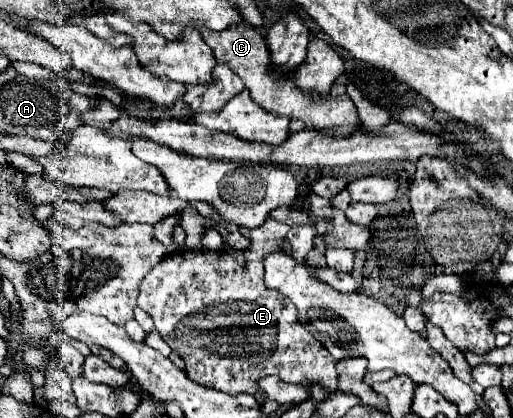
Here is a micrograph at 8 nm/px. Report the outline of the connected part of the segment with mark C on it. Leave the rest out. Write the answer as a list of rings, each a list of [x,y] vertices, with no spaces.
[[[243,21],[241,25],[233,25],[227,31],[221,33],[211,33],[207,35],[207,31],[203,31],[205,35],[205,43],[213,49],[217,63],[229,65],[229,69],[233,69],[233,73],[237,73],[245,87],[251,93],[251,99],[257,101],[265,111],[281,115],[281,117],[289,117],[289,119],[301,119],[305,123],[309,123],[309,117],[325,117],[325,119],[335,119],[335,125],[331,127],[321,127],[317,131],[321,133],[351,133],[355,129],[363,129],[359,123],[359,115],[357,109],[351,101],[349,95],[343,97],[327,97],[327,99],[309,99],[305,93],[301,93],[291,79],[279,83],[273,81],[269,75],[269,49],[267,43],[263,39],[263,35],[259,35],[247,21]]]

